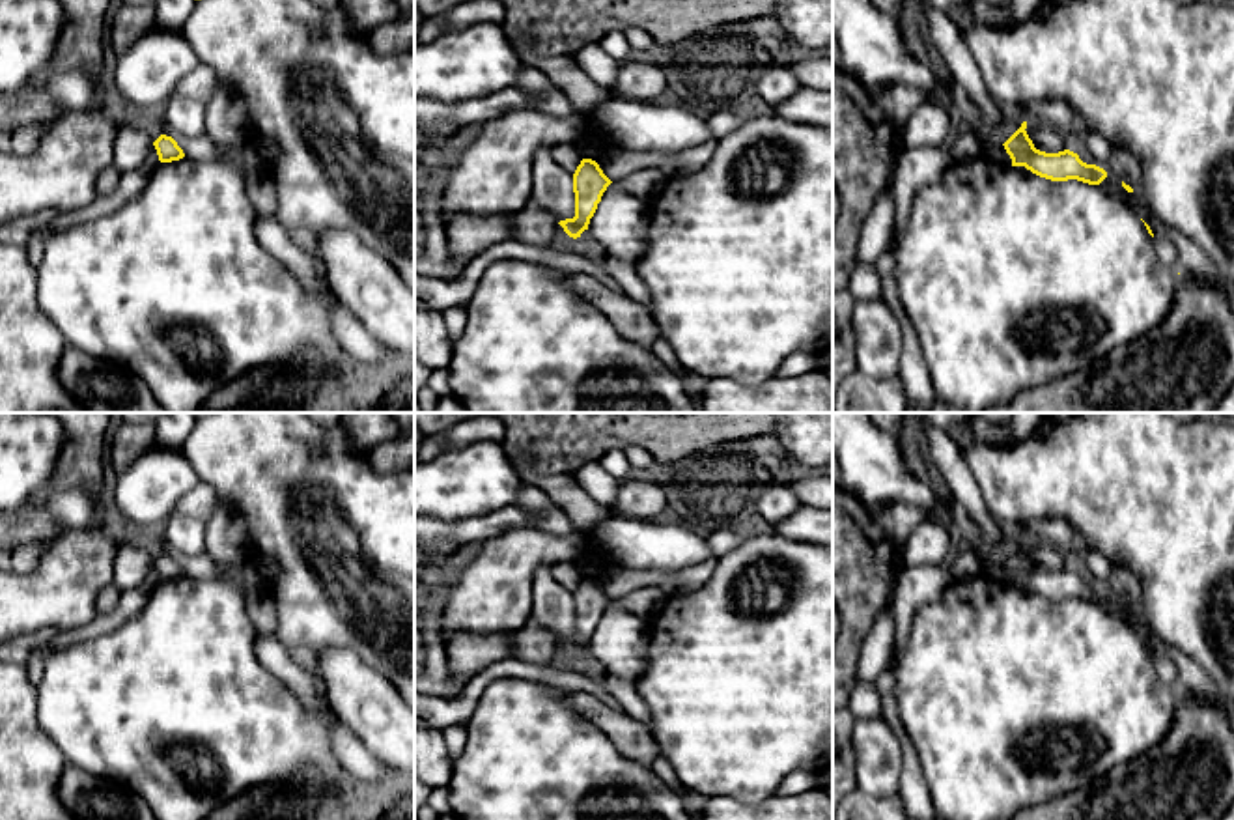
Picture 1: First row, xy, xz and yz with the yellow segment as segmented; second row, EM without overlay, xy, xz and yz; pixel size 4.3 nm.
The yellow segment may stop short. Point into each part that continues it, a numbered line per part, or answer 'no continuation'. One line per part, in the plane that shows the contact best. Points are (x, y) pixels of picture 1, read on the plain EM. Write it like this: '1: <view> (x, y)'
no continuation

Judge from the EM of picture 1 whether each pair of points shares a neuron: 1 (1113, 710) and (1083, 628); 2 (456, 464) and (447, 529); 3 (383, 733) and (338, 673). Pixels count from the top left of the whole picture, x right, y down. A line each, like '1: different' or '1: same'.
1: same
2: different
3: same

